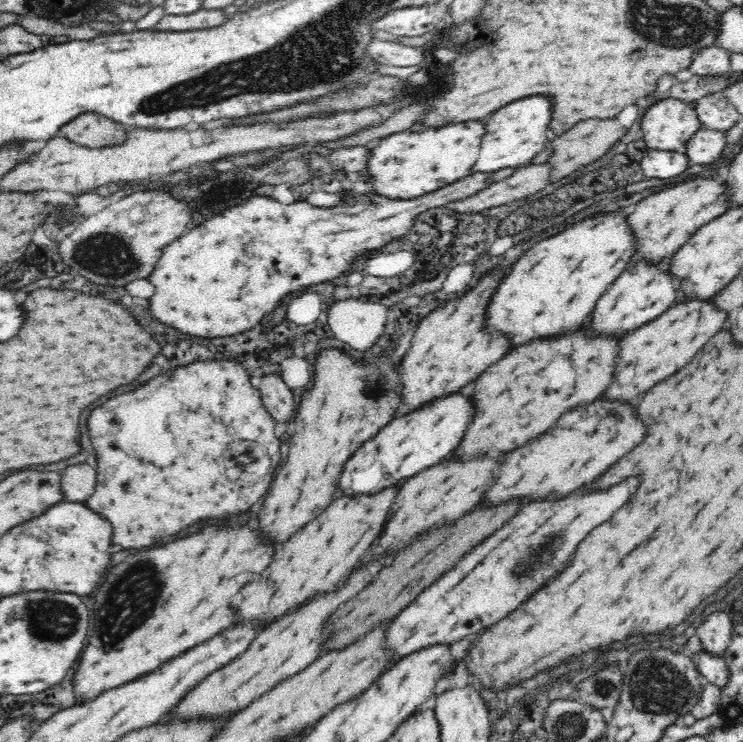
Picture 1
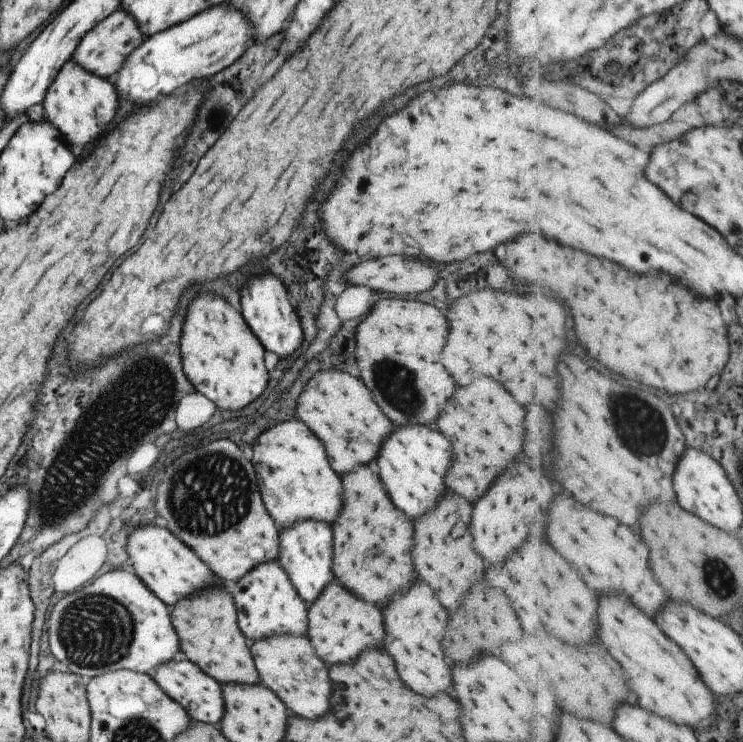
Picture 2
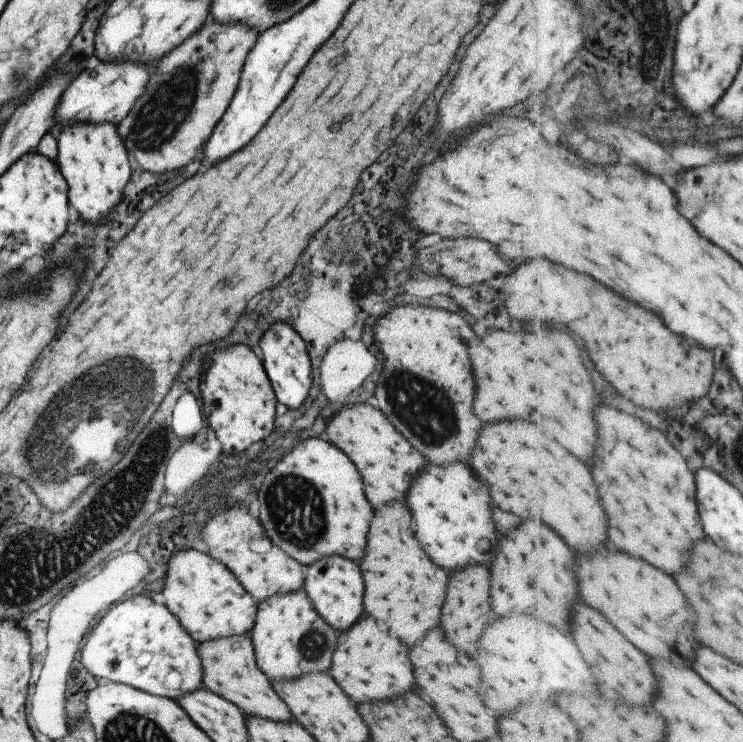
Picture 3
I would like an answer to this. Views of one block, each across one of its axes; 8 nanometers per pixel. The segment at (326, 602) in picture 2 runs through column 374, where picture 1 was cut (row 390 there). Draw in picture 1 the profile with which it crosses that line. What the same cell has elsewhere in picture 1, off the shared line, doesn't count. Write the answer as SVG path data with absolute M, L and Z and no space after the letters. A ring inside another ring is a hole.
M688 299L677 301L658 320L647 322L620 340L620 356L614 372L614 380L608 386L604 398L632 400L640 392L650 390L654 384L666 380L682 366L686 366L698 350L724 328L726 312L718 309L711 300Z

